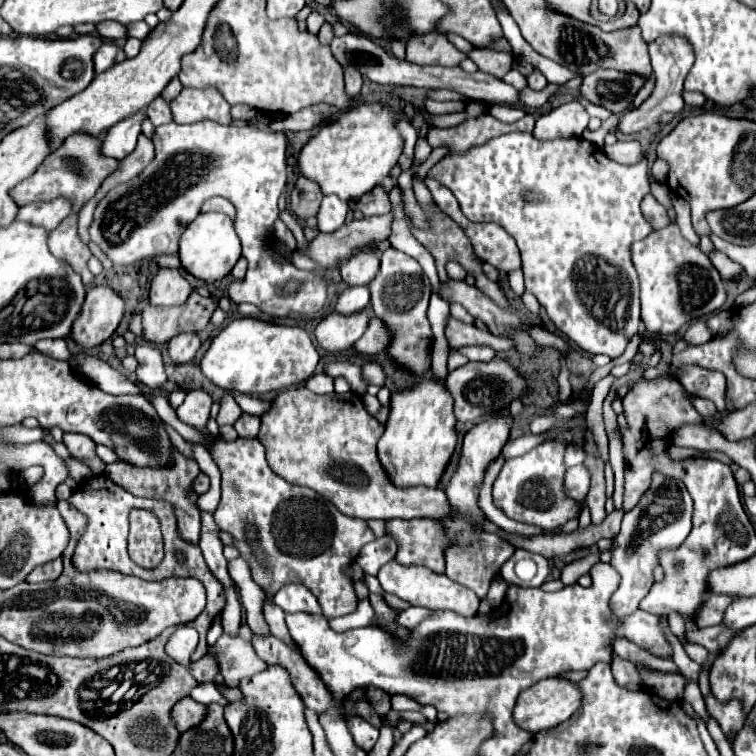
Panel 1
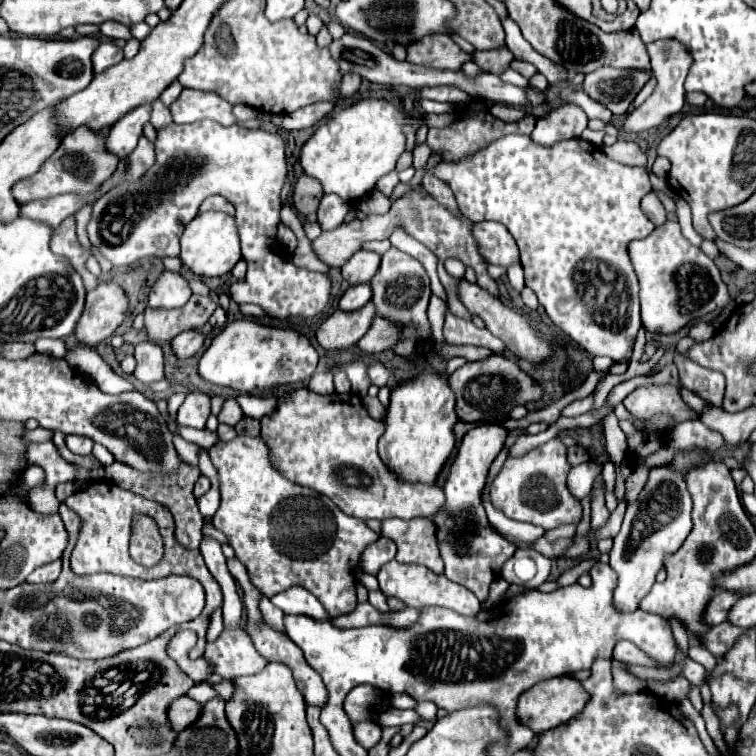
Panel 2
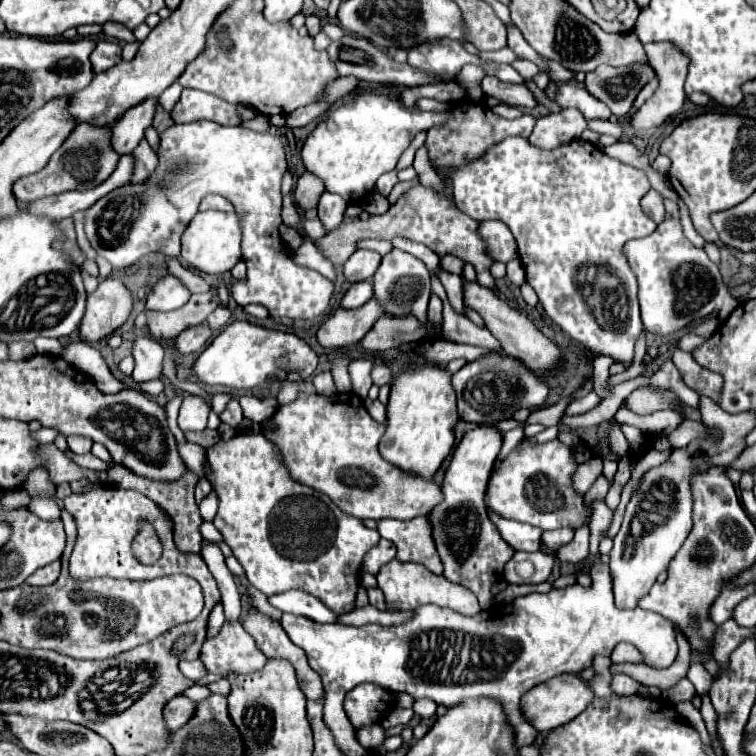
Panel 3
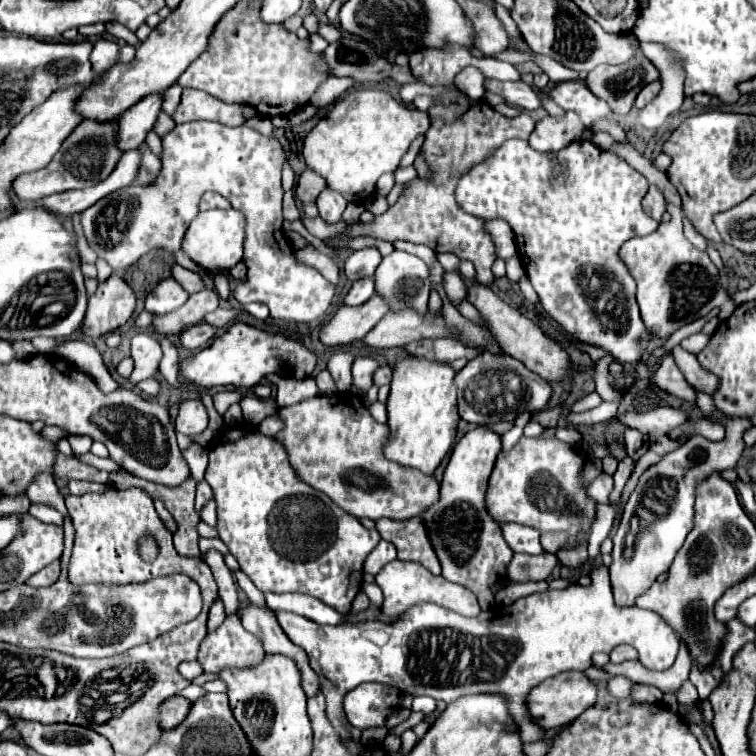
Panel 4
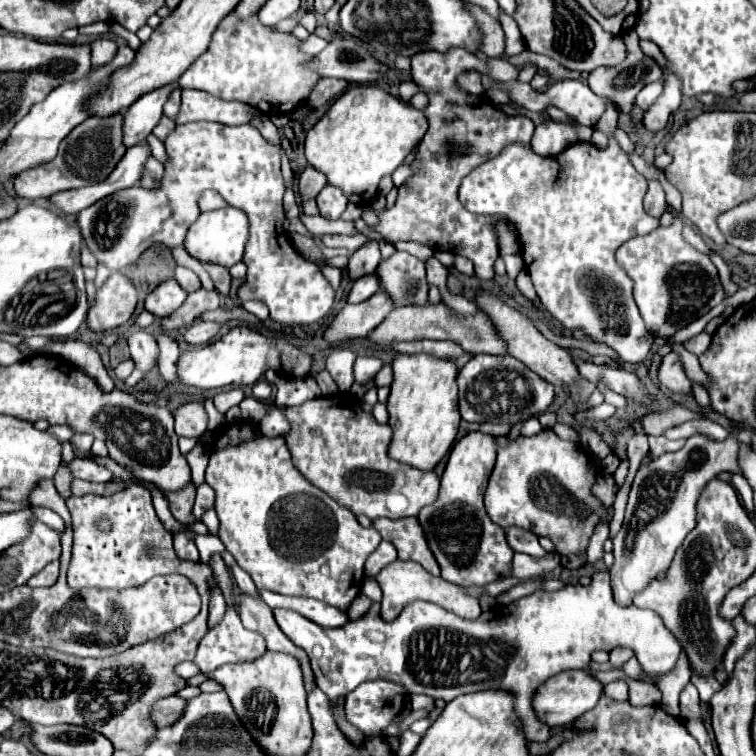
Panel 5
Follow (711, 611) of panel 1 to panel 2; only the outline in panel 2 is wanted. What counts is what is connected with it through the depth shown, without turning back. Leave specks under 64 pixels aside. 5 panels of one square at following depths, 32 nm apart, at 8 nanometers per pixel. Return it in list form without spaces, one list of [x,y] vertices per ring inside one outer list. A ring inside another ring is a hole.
[[[720,590],[708,604],[706,608],[706,616],[704,620],[708,620],[708,624],[716,626],[728,620],[728,610],[732,608],[732,604],[736,604],[738,598],[742,598],[742,592],[728,592],[728,590]]]

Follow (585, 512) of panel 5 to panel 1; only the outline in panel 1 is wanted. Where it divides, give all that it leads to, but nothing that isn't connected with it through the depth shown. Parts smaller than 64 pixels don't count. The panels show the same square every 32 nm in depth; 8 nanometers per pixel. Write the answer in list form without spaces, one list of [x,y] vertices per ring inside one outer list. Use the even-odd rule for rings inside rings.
[[[546,440],[520,458],[504,462],[492,490],[494,506],[500,508],[508,518],[540,526],[542,530],[554,530],[572,518],[580,516],[580,506],[564,490],[564,450],[566,446],[558,440]]]

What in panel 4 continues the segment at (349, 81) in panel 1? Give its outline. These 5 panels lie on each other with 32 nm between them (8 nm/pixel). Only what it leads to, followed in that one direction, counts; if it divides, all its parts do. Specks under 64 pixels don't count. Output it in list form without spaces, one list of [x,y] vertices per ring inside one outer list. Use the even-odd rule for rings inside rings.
[[[328,78],[328,80],[320,86],[320,90],[314,92],[310,104],[314,104],[314,106],[328,106],[328,104],[336,102],[342,94],[346,94],[354,84],[356,84],[356,82],[352,82],[352,80],[348,80],[348,78]]]

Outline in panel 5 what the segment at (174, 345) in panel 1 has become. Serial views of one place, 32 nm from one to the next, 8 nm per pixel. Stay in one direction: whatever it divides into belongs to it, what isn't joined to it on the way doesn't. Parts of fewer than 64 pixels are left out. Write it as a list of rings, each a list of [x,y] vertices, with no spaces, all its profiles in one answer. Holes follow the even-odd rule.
[[[198,320],[188,328],[184,338],[192,346],[202,346],[202,344],[208,344],[212,338],[220,336],[222,328],[224,328],[224,324],[220,324],[220,322],[202,322],[202,320]]]

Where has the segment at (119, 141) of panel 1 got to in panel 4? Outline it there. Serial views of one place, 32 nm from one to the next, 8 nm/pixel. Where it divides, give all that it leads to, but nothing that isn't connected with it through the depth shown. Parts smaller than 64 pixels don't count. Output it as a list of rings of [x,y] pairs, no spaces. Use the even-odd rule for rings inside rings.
[[[164,92],[144,96],[140,102],[130,106],[120,116],[120,134],[118,134],[118,146],[126,152],[136,146],[140,146],[146,138],[146,134],[154,128],[158,114],[162,112]]]

